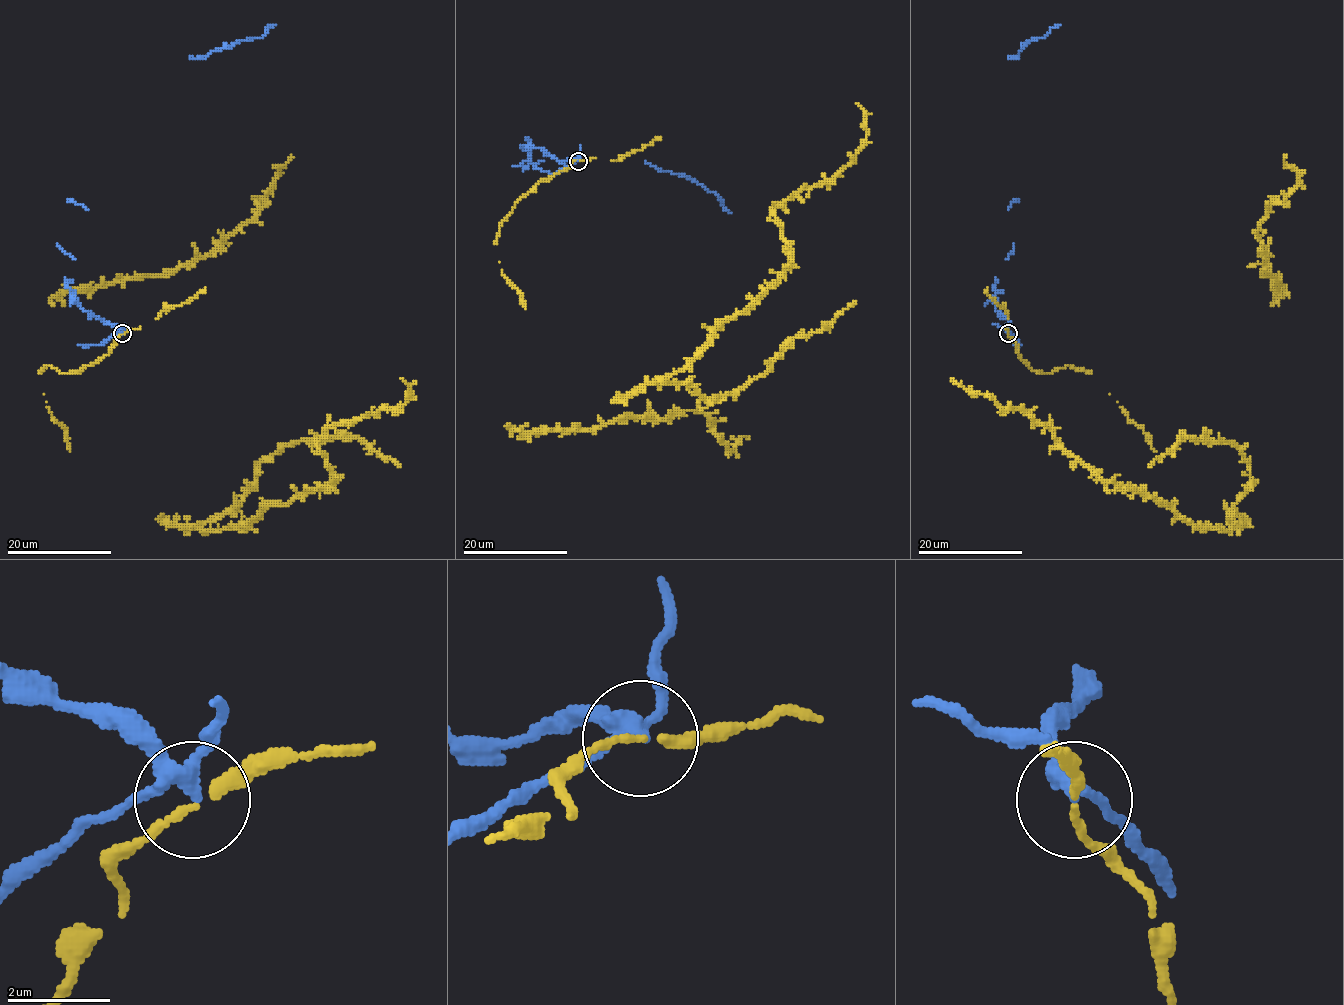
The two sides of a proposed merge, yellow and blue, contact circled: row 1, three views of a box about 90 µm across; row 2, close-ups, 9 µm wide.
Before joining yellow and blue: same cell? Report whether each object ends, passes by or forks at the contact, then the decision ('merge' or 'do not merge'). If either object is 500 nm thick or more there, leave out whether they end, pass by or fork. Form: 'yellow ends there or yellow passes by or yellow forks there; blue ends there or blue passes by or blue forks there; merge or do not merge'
yellow passes by; blue forks there; do not merge

